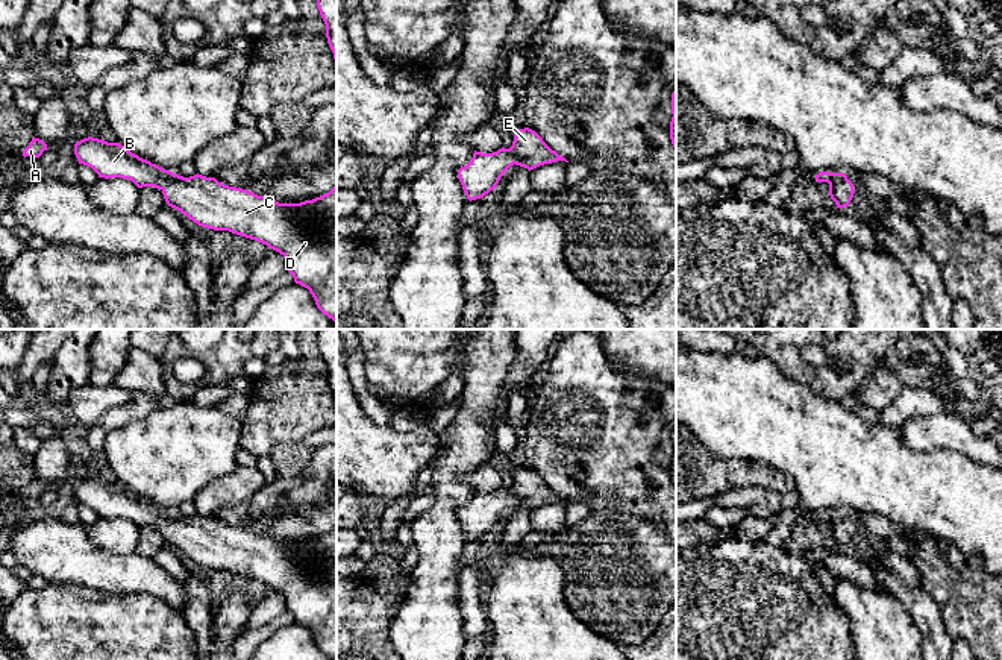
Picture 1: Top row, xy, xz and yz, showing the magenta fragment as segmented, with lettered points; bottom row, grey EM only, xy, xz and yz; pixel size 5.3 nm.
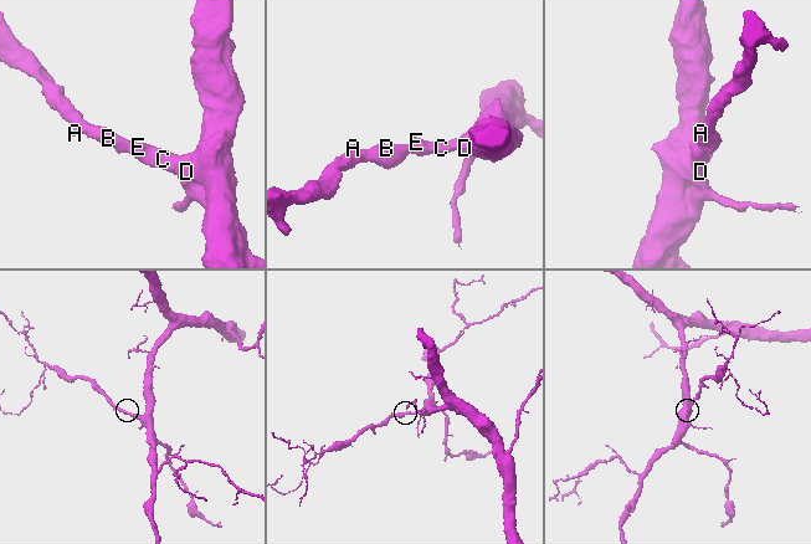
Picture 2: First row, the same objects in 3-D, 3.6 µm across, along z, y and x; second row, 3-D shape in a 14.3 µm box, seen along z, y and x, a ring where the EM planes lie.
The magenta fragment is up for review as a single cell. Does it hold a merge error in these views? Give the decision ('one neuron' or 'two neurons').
one neuron

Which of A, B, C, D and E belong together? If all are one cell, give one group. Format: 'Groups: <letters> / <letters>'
Groups: A B C D E

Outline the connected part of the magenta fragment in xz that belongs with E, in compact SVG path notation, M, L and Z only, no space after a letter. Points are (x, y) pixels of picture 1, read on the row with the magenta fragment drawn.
M514 129L514 141L509 149L499 149L493 153L473 153L470 162L458 170L458 179L467 199L476 200L496 188L503 173L511 165L520 165L529 171L556 161L565 161L552 150L532 129Z

